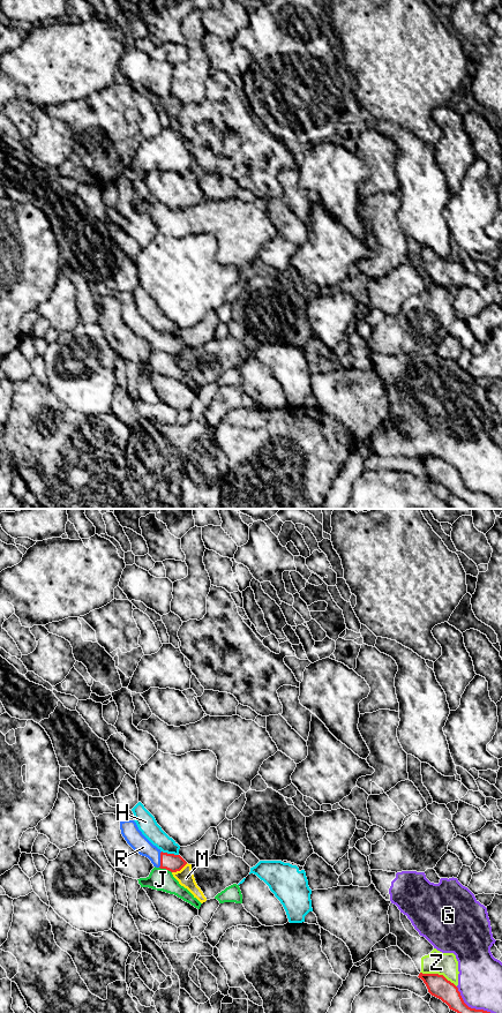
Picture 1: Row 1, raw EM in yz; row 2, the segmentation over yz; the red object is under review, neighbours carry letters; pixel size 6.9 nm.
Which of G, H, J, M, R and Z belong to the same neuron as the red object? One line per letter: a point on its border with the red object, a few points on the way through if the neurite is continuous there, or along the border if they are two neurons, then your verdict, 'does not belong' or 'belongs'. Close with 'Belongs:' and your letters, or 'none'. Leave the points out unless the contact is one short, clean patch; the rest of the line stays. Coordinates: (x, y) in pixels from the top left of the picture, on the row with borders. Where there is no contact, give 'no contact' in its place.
G: meets red in yz at (470, 1007); does not belong
H: meets red in yz at (170, 854); border along yz (162, 850), (178, 855); does not belong
J: meets red in yz at (165, 868); does not belong
M: meets red in yz at (179, 870); border along yz (187, 863), (172, 872); does not belong
R: meets red in yz at (160, 860); belongs
Z: meets red in yz at (439, 975); does not belong
Belongs: R

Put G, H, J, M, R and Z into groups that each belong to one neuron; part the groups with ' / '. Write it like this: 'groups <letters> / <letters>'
groups G Z / H / J / M / R

